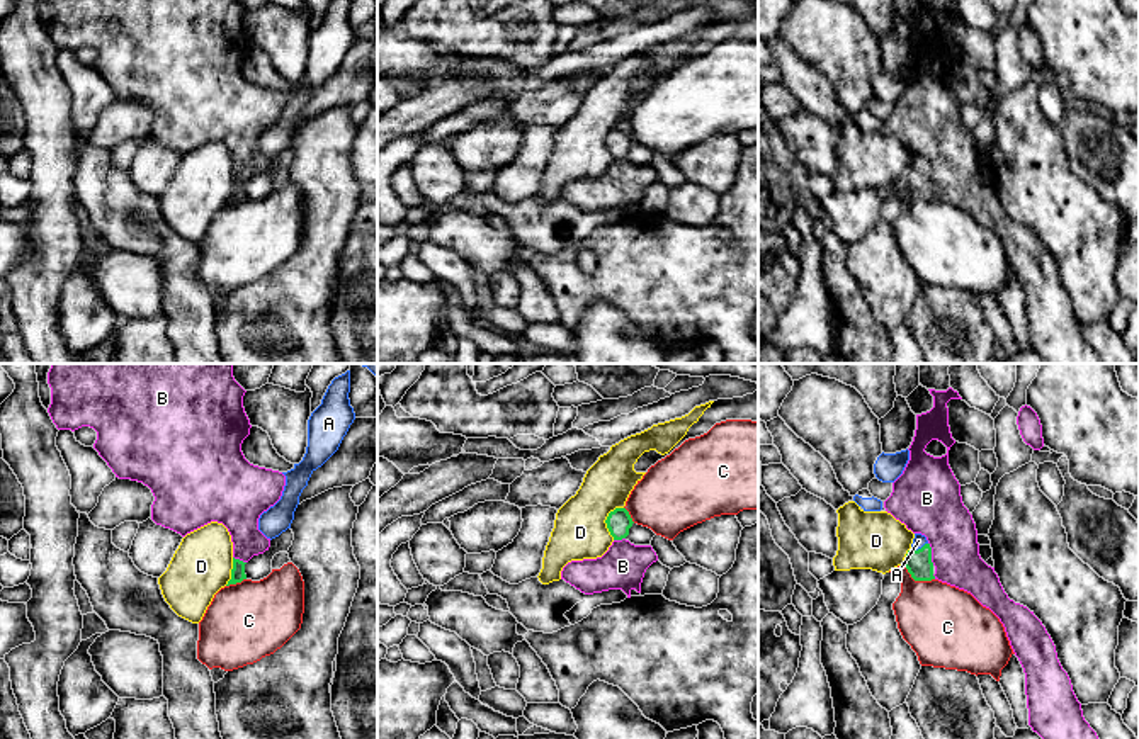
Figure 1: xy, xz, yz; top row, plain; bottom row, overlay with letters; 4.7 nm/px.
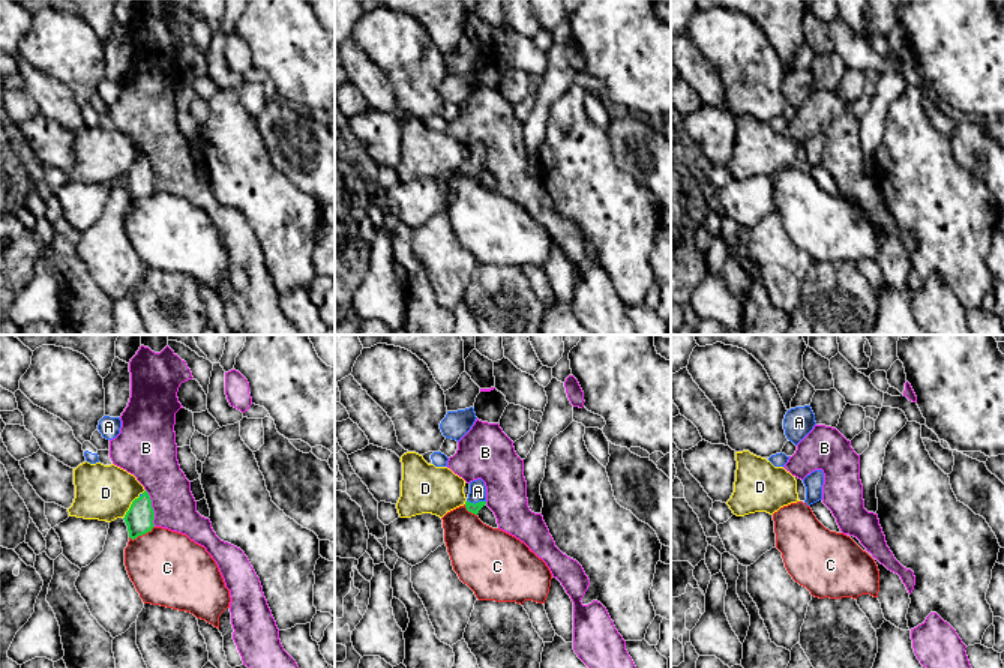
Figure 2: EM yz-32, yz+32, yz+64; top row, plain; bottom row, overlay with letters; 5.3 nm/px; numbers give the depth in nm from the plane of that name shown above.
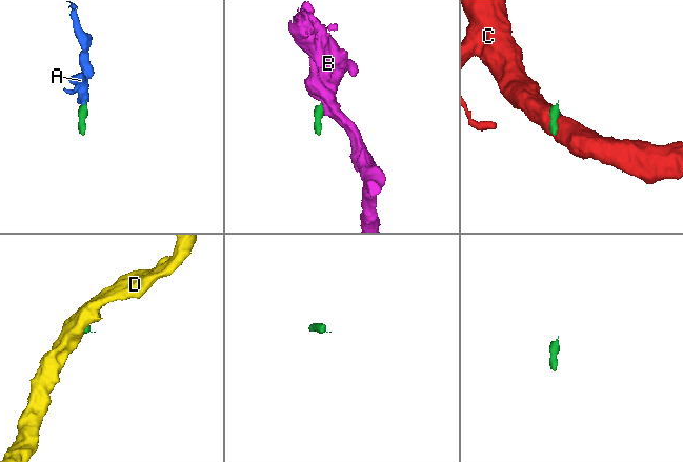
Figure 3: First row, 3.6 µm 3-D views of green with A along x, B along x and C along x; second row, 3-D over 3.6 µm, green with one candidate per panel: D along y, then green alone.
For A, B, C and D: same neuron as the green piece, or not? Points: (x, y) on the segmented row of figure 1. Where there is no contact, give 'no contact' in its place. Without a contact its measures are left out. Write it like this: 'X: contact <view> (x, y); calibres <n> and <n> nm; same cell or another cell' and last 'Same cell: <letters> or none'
A: contact yz (918, 549); calibres 130 and 60 nm; same cell
B: contact yz (930, 554); calibres 130 and 320 nm; another cell
C: contact yz (917, 580); calibres 130 and 360 nm; another cell
D: contact xz (606, 520); calibres 120 and 260 nm; another cell
Same cell: A

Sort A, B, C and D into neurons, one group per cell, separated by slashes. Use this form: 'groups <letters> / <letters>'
groups A / B / C / D

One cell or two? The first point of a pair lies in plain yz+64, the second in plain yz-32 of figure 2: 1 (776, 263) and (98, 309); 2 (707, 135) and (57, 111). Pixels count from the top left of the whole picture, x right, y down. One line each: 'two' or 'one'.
1: two
2: two

